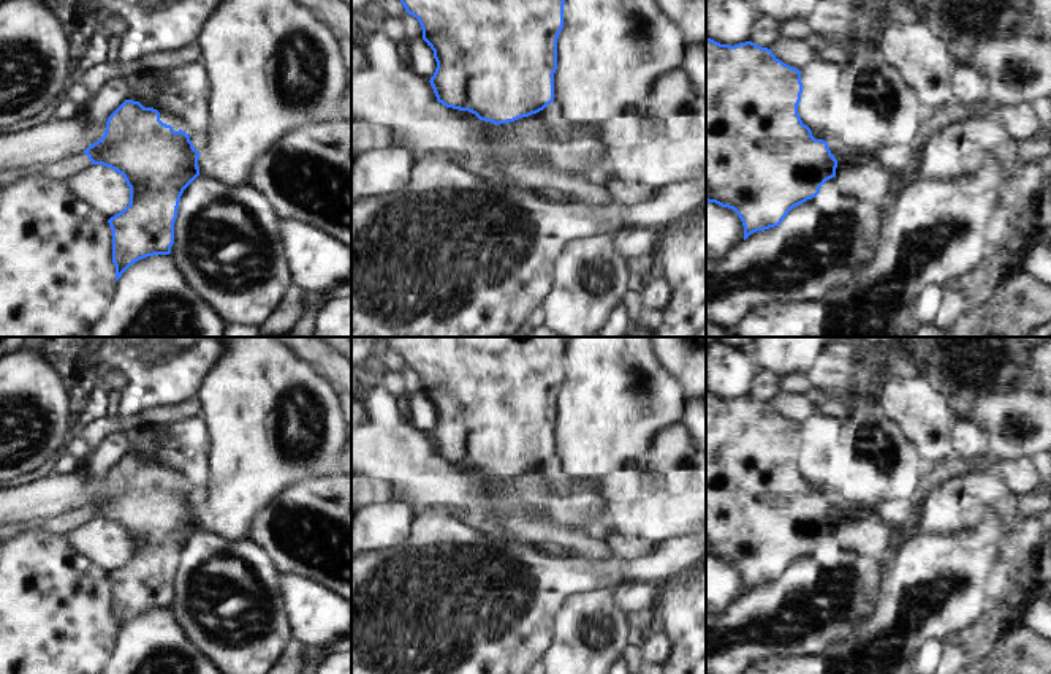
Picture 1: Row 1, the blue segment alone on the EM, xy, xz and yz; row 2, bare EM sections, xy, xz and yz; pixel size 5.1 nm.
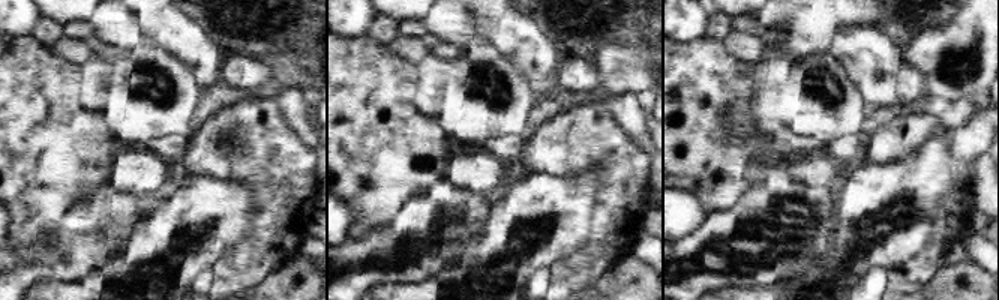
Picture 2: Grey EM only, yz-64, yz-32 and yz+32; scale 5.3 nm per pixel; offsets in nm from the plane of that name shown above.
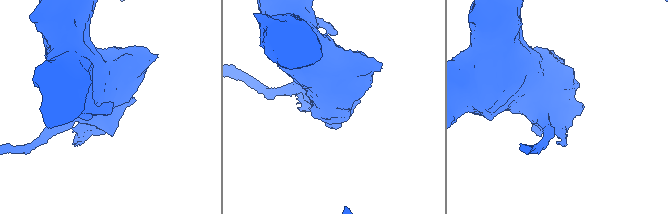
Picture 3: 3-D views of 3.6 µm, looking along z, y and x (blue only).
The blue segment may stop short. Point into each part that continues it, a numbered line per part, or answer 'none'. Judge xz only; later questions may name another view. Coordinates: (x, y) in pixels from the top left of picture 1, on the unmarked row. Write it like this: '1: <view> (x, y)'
none

